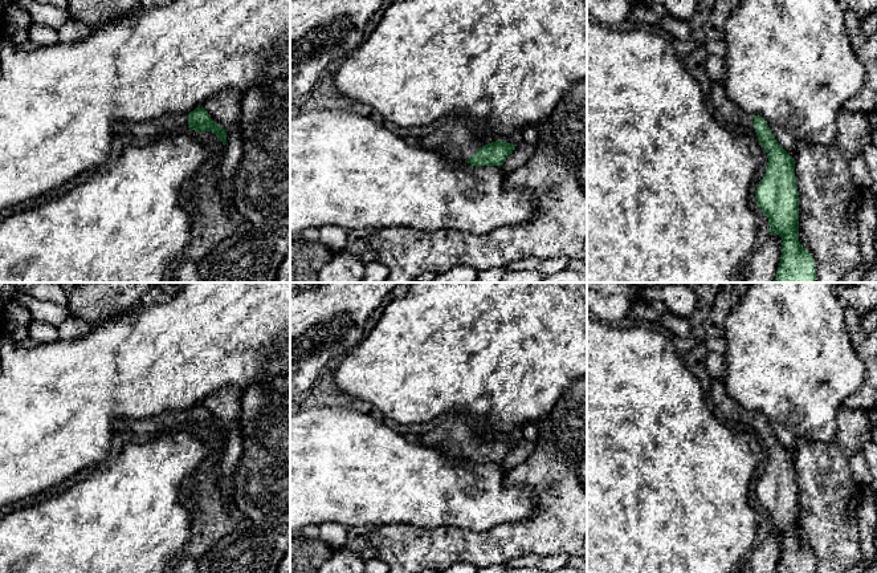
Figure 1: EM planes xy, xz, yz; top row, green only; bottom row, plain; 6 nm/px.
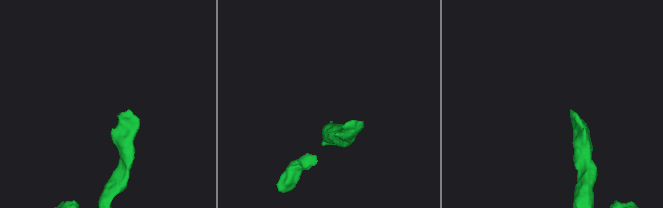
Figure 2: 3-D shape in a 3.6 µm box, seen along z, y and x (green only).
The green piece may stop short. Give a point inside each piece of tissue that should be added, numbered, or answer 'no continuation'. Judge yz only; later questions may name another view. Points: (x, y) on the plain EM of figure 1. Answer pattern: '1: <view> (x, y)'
1: yz (726, 407)

